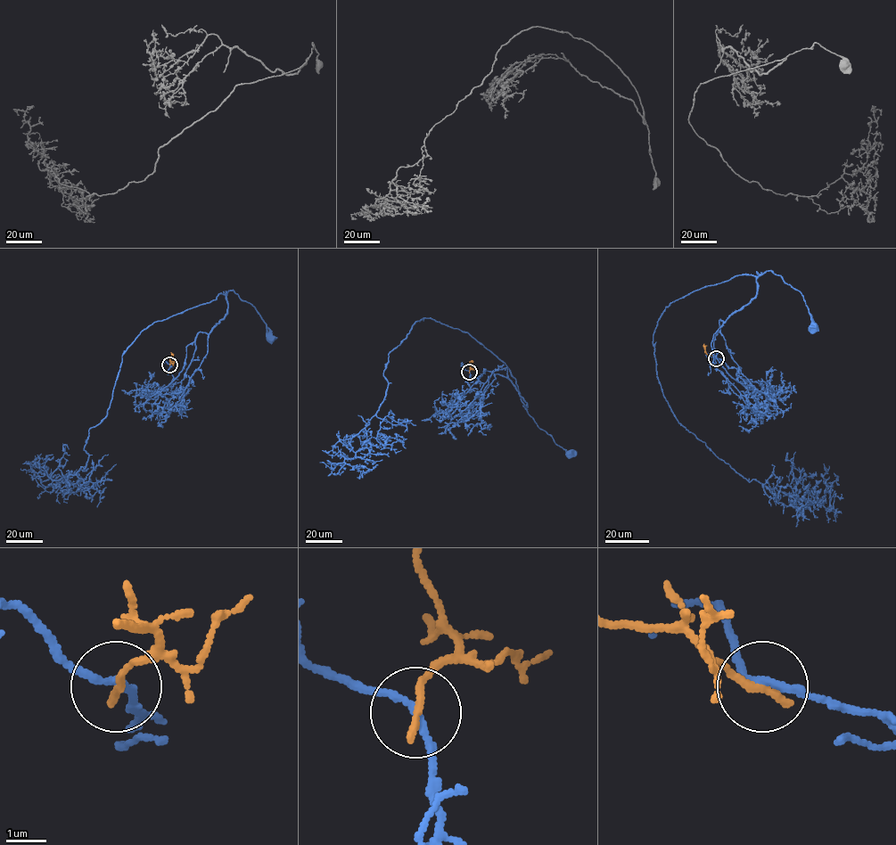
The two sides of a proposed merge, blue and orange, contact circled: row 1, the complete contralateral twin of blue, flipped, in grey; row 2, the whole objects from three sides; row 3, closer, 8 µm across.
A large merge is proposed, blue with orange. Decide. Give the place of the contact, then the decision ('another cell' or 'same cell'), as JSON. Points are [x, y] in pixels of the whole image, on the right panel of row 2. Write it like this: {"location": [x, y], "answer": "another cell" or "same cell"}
{"location": [716, 358], "answer": "another cell"}

